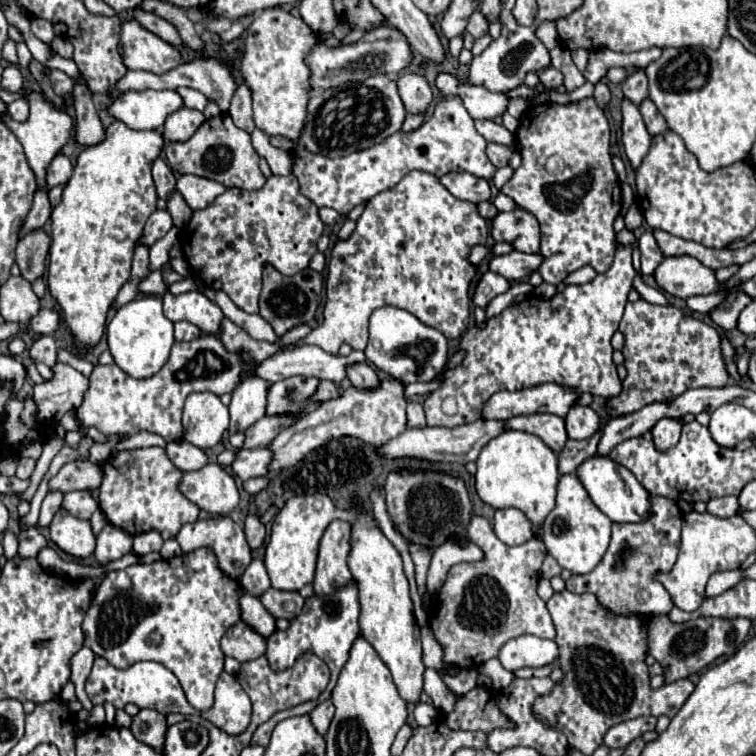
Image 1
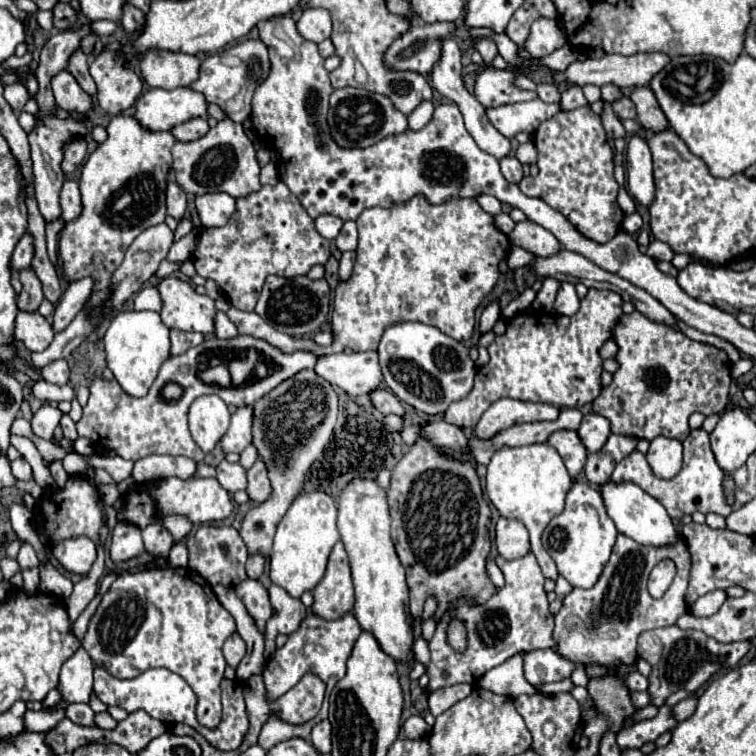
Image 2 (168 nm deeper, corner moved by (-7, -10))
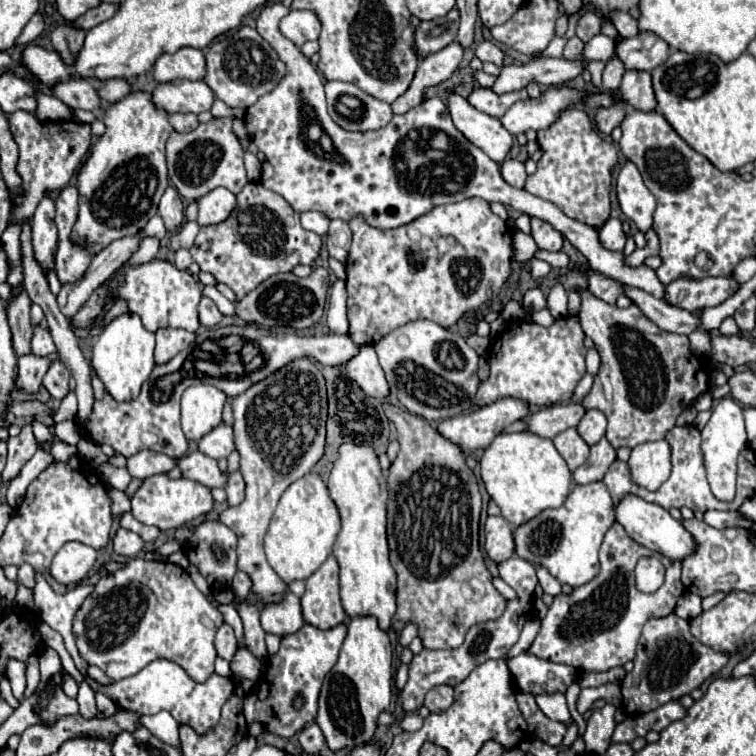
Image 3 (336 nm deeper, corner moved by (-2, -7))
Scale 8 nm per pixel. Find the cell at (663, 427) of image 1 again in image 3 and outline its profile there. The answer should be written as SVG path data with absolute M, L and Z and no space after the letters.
M653 441L653 443L637 445L631 451L627 465L633 483L649 491L657 491L669 479L669 471L671 471L669 443Z

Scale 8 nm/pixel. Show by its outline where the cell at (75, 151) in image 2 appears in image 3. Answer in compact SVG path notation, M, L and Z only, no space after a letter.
M15 111L9 115L9 129L13 133L13 141L19 147L19 161L17 161L17 173L21 177L21 193L13 193L13 207L11 207L11 221L7 229L1 235L1 249L7 255L9 275L7 281L11 285L11 297L15 291L23 285L23 253L21 253L21 227L33 219L33 213L39 205L39 201L53 191L59 191L69 183L77 167L87 157L87 151L91 147L91 125L89 123L73 123L73 121L61 121L61 123L49 123L49 121L37 121L27 111Z

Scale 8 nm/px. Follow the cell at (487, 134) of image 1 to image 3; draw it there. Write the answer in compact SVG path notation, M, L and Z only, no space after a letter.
M457 93L449 95L449 111L453 117L455 127L481 151L485 151L493 161L503 163L511 145L513 145L513 137L511 133L501 125L499 119L489 117L481 111L477 111L475 107L471 107L467 103L467 99L463 99Z

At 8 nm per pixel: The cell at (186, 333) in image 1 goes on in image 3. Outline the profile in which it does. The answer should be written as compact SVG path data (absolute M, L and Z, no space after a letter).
M159 329L155 333L155 339L157 339L157 345L155 345L155 363L161 365L161 363L167 363L171 361L179 351L187 349L193 339L195 339L195 333L189 333L185 329Z

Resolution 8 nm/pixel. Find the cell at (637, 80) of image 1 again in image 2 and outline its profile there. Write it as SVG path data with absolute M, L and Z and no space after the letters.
M628 96L620 98L618 102L614 102L612 108L614 108L614 114L618 118L632 118L632 120L636 120L636 106L634 106L634 102Z

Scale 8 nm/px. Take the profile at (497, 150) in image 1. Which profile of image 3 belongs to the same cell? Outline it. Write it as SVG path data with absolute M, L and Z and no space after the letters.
M505 159L501 163L501 175L503 175L503 179L511 187L517 187L517 189L523 189L525 187L527 173L525 173L525 167L523 167L521 161L517 161L517 159Z

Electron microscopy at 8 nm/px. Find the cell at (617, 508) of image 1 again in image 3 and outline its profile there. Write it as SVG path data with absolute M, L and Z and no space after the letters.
M627 495L619 505L615 505L615 515L617 515L617 521L625 527L627 535L633 541L641 543L643 547L647 547L651 551L657 551L657 553L665 555L671 561L683 561L685 557L695 553L697 545L695 545L693 535L681 525L681 521L673 519L669 515L669 511L665 511L663 507L659 507L655 503L647 503L641 497L635 497L635 495Z

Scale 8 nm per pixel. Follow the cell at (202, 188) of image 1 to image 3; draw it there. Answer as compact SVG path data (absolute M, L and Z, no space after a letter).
M225 187L213 189L209 195L199 199L199 225L217 225L225 221L235 209L235 195L225 191Z

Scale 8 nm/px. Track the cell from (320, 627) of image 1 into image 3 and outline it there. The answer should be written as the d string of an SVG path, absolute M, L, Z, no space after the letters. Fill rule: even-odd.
M303 625L297 633L281 639L281 649L267 661L267 671L257 683L257 691L249 693L243 701L243 713L247 723L259 721L265 731L291 737L295 735L307 721L317 717L317 699L321 691L323 677L329 673L333 663L337 661L341 639L345 639L345 625L337 625L333 629L321 631L313 625ZM265 691L269 697L265 699ZM302 694L303 707L295 707L295 697ZM308 701L308 702L307 702Z

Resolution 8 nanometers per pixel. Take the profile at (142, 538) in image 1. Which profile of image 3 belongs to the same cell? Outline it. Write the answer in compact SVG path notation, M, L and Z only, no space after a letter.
M153 475L143 481L141 489L133 497L133 517L145 525L155 525L161 531L177 529L199 515L205 515L213 507L211 491L201 485L193 483L191 479L169 479L167 475Z

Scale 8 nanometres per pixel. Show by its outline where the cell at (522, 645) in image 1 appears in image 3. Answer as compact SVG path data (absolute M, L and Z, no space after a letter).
M529 653L507 657L507 667L513 685L521 693L565 693L567 687L577 681L577 669L553 661L539 659Z

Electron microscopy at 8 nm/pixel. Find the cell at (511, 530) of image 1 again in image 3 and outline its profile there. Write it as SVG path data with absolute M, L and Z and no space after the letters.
M487 517L485 523L485 551L491 561L501 563L513 555L513 531L507 519Z

